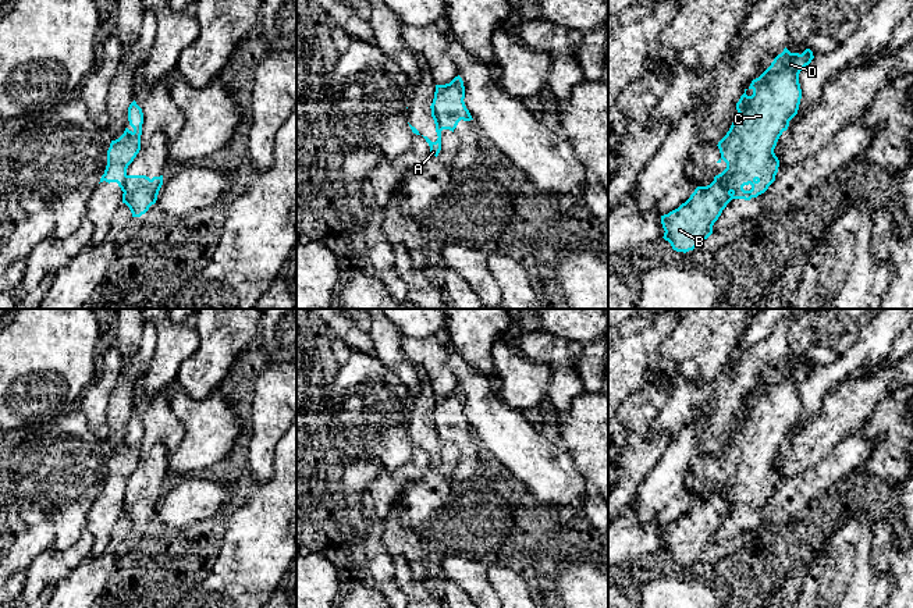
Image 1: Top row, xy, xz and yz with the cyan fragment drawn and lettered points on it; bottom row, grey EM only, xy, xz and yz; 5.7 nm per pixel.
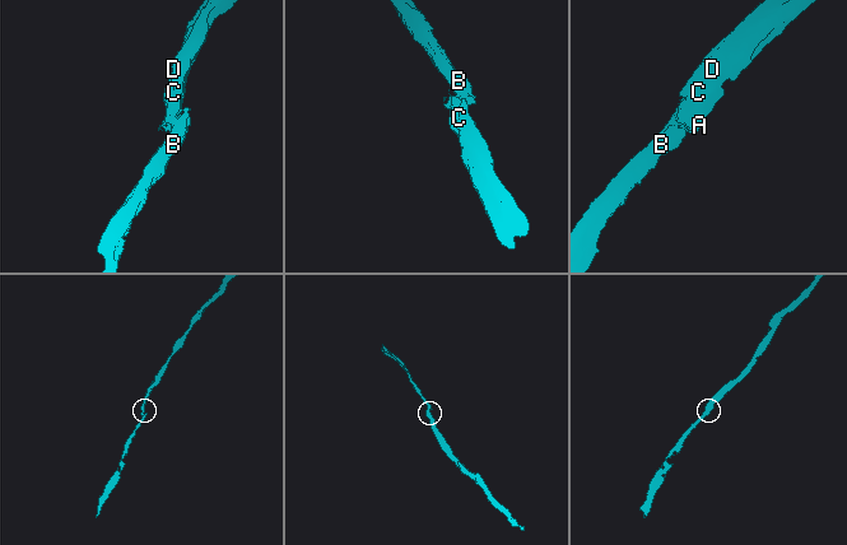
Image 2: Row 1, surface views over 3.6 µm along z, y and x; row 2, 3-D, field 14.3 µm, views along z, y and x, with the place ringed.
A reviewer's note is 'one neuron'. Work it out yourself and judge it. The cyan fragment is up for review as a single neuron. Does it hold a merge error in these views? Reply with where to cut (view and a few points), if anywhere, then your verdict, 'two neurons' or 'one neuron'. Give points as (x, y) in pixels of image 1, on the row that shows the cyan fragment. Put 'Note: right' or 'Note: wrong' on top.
Note: wrong
cut xz (432, 103), (434, 117), (443, 128); two neurons

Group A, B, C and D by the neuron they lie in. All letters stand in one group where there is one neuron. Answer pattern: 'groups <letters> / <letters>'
groups A C D / B

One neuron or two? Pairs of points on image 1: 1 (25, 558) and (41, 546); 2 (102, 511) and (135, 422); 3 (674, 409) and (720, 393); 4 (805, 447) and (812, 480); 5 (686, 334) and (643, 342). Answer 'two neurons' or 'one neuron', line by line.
1: one neuron
2: one neuron
3: one neuron
4: two neurons
5: two neurons

